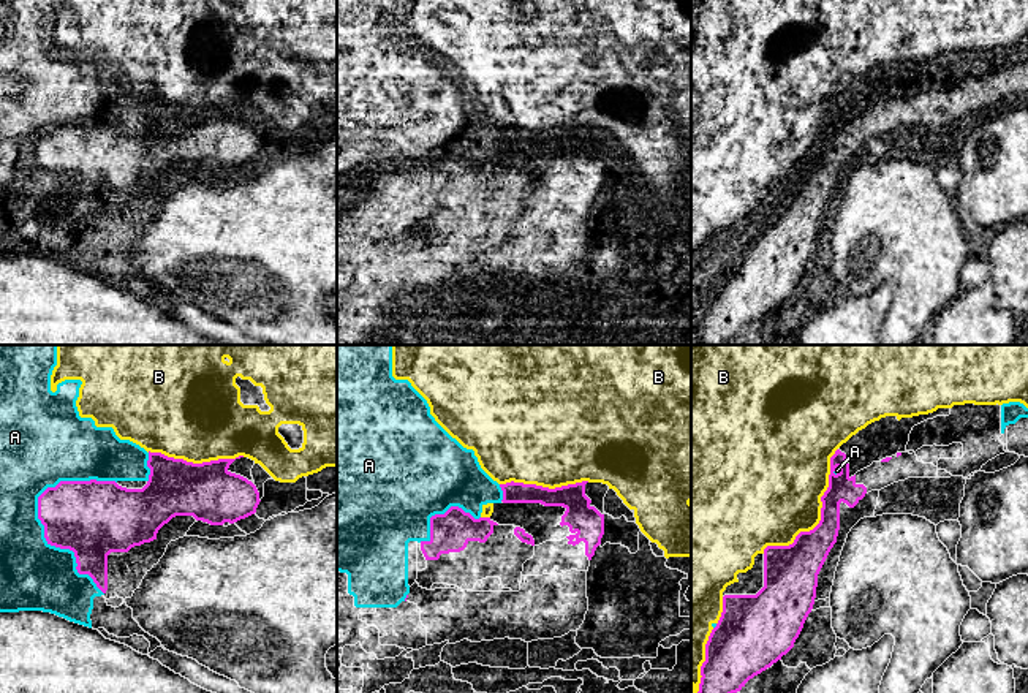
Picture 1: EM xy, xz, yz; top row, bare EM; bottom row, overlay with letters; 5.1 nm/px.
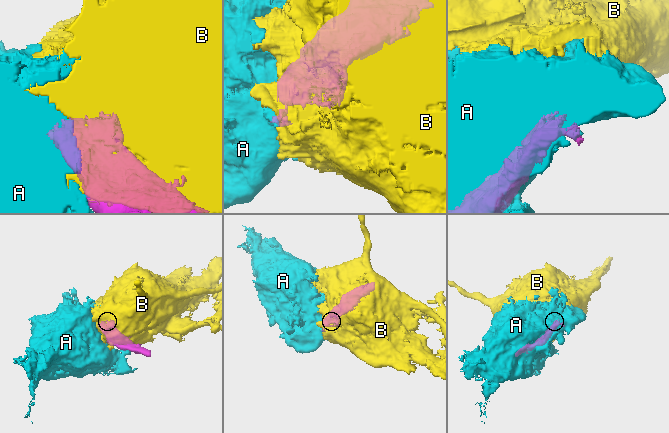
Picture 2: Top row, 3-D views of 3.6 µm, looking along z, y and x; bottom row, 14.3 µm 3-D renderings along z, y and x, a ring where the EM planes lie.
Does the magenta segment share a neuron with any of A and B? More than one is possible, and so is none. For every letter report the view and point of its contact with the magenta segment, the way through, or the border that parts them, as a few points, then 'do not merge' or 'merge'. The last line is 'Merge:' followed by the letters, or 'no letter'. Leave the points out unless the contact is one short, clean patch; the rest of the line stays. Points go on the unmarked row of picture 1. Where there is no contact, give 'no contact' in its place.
A: xy (51, 190) | do not merge
B: yz (821, 160) | do not merge
Merge: no letter

